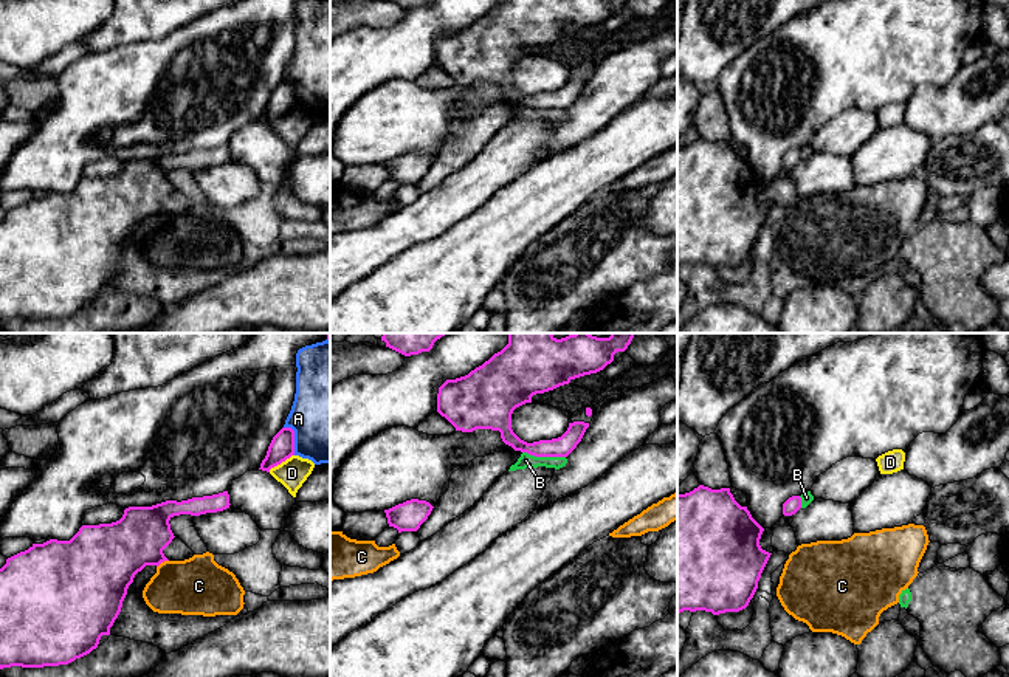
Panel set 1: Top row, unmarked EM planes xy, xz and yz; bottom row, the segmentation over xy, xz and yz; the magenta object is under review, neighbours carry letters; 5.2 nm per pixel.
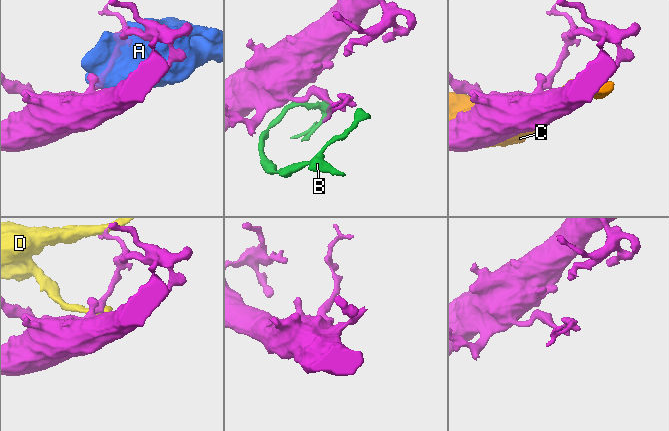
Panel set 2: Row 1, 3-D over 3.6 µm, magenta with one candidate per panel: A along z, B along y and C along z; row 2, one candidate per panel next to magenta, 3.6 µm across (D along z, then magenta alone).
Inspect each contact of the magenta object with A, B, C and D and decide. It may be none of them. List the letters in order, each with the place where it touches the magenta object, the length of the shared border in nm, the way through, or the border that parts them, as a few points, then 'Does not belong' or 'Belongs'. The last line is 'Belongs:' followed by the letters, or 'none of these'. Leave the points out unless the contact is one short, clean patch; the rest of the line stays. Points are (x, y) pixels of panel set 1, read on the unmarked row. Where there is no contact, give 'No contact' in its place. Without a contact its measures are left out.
A: Touches magenta at xy (293, 92). Shared border 160 nm. Does not belong
B: Touches magenta at xz (544, 109). Shared border 220 nm. Boundary: xz (523, 104), (532, 109), (564, 110). Does not belong
C: Touches magenta at xy (161, 214). Shared border 80 nm. Does not belong
D: Touches magenta at xy (281, 115). Shared border 160 nm. Does not belong
Belongs: none of these

